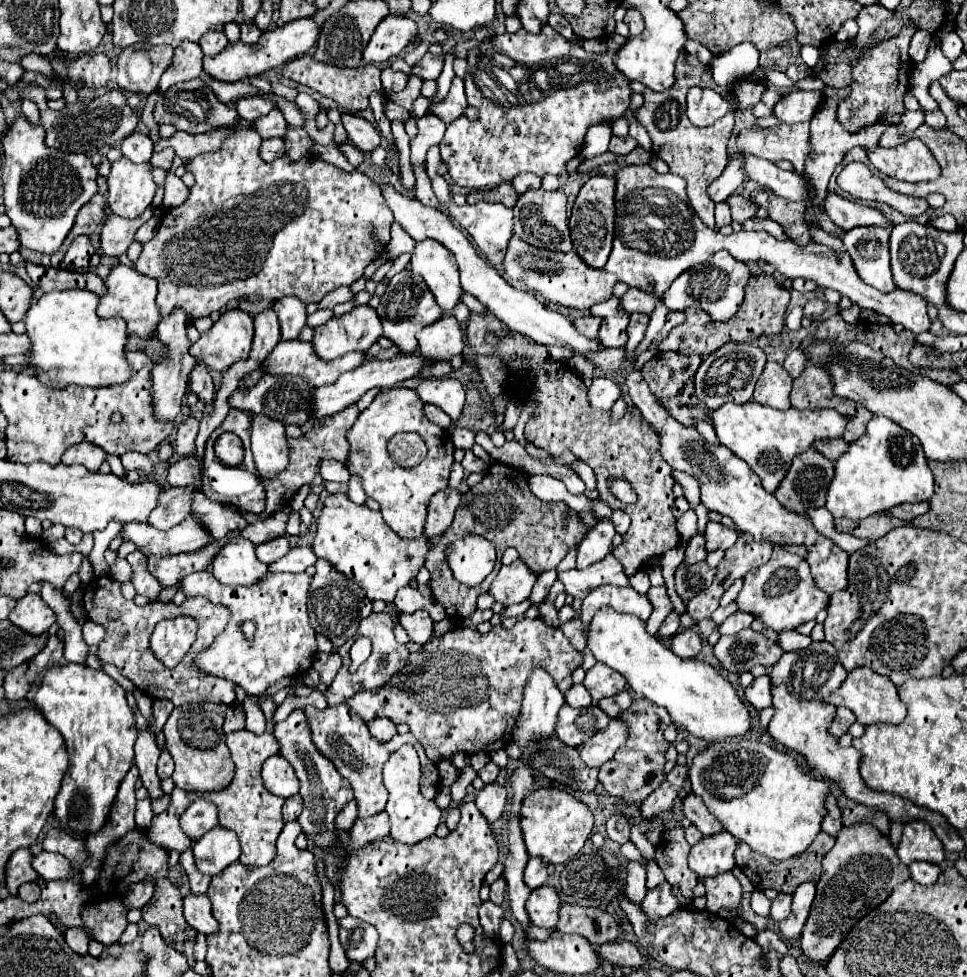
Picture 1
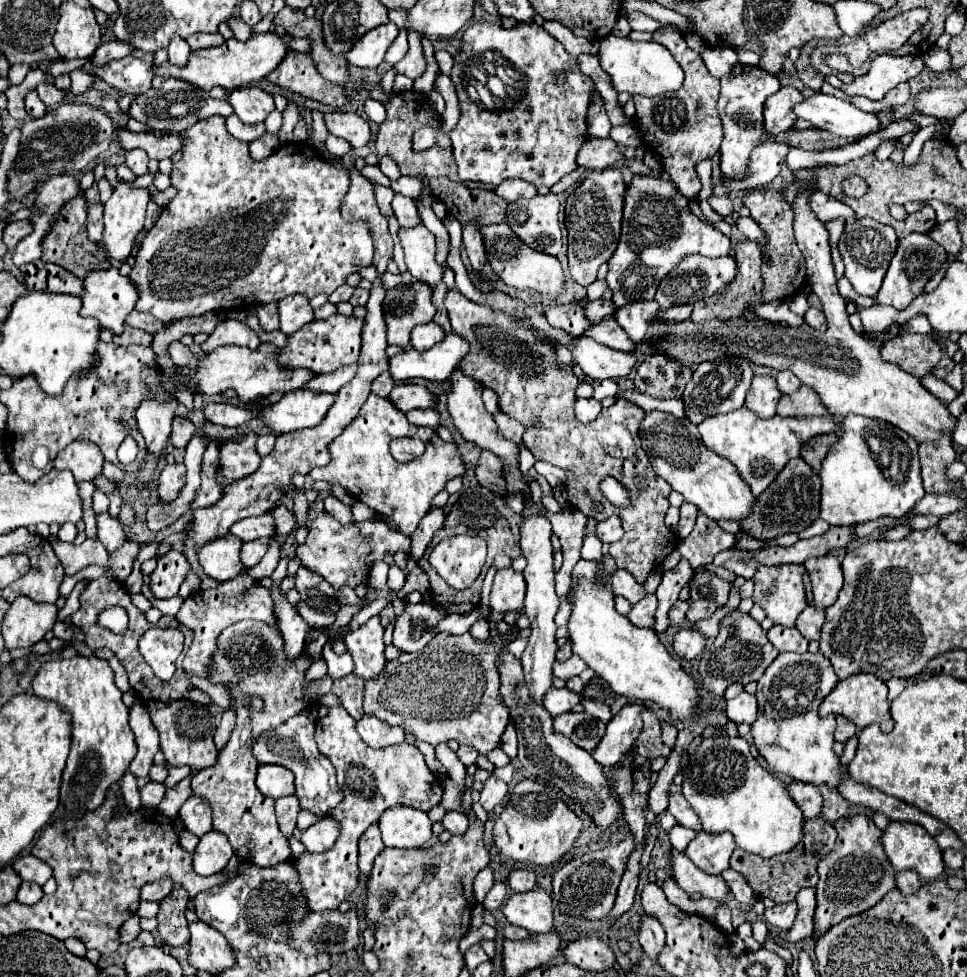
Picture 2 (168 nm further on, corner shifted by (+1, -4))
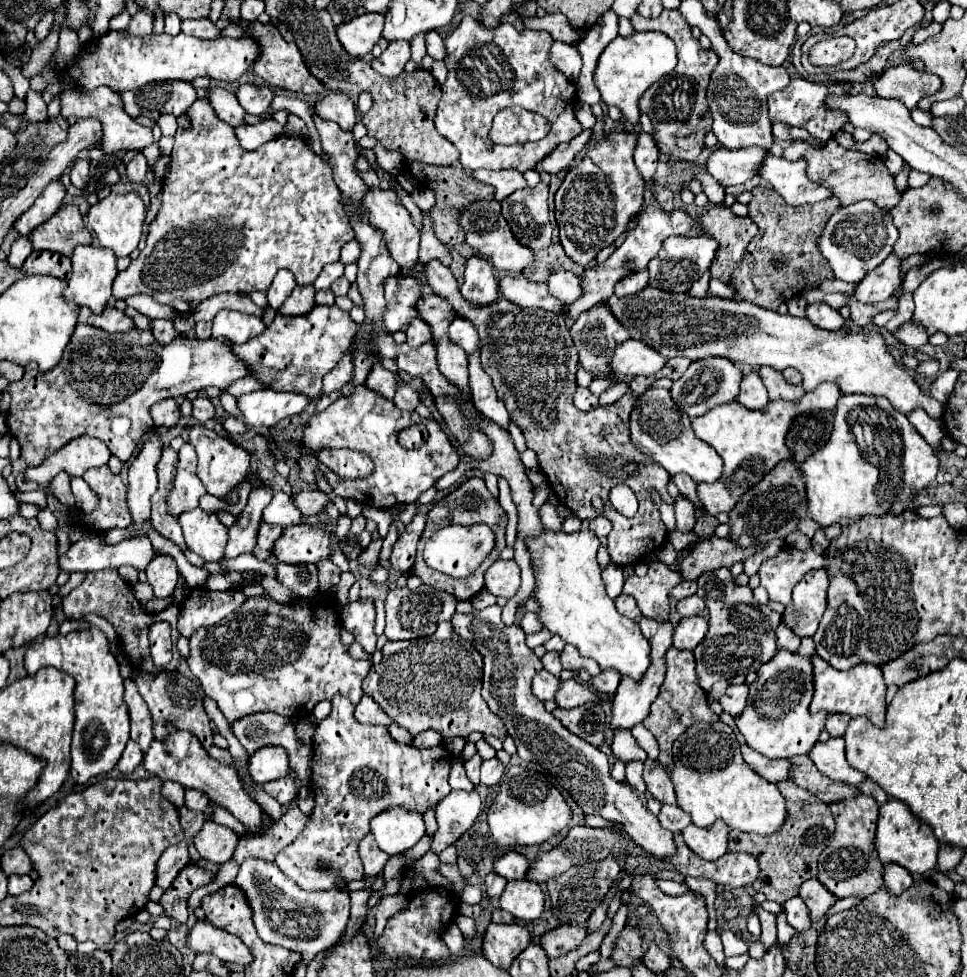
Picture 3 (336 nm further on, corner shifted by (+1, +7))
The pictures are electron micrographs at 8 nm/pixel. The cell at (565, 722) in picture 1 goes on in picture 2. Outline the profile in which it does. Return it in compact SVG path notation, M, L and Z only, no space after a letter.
M568 711L554 717L554 729L566 735L572 743L592 753L604 735L606 723L584 713L584 711Z

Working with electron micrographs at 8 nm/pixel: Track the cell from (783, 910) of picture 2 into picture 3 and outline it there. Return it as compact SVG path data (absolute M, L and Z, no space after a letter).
M794 896L792 900L786 900L784 910L788 914L788 924L792 928L796 928L798 932L804 932L804 930L808 930L812 926L808 908L806 908L806 904L804 904L804 900L800 896Z

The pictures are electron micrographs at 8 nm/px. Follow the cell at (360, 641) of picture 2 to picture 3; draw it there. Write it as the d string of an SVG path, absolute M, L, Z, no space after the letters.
M354 600L344 606L342 626L354 634L356 642L362 644L362 648L372 654L376 650L376 634L374 634L374 600Z

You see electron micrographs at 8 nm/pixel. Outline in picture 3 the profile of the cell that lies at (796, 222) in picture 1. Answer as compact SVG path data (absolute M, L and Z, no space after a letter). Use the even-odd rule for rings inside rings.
M758 186L754 188L754 198L748 204L750 218L758 224L758 234L746 248L746 256L736 268L736 272L730 276L730 286L736 290L736 298L748 300L752 304L758 304L768 310L776 310L782 302L788 302L792 296L798 296L804 290L818 288L824 280L832 280L832 270L828 268L828 262L820 256L816 248L816 240L828 222L828 216L836 212L840 204L836 204L836 198L822 200L818 204L806 204L806 206L790 206L782 196L778 196L776 190ZM788 256L788 264L784 268L774 268L774 258Z

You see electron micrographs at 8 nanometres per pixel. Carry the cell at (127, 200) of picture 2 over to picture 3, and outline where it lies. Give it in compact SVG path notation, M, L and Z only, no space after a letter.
M136 192L110 194L90 208L90 212L86 216L86 224L98 238L100 246L110 248L114 252L114 256L130 256L132 250L136 250L136 246L140 242L144 218L146 218L146 206Z

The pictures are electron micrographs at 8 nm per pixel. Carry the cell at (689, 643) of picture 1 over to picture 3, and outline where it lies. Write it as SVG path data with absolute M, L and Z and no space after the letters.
M704 616L682 618L674 630L674 646L680 650L694 650L708 632L708 620Z

